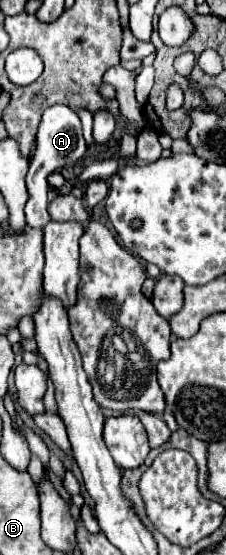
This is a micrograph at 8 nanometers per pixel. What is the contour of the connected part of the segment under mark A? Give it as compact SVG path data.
M54 104L44 110L42 122L38 128L38 146L36 152L30 160L30 172L26 176L26 186L28 186L28 202L26 202L26 224L34 228L44 228L46 222L50 220L50 214L46 214L46 204L48 204L48 176L56 170L62 170L66 166L74 166L86 156L86 142L82 138L82 124L80 118L74 110L70 110L64 104Z

